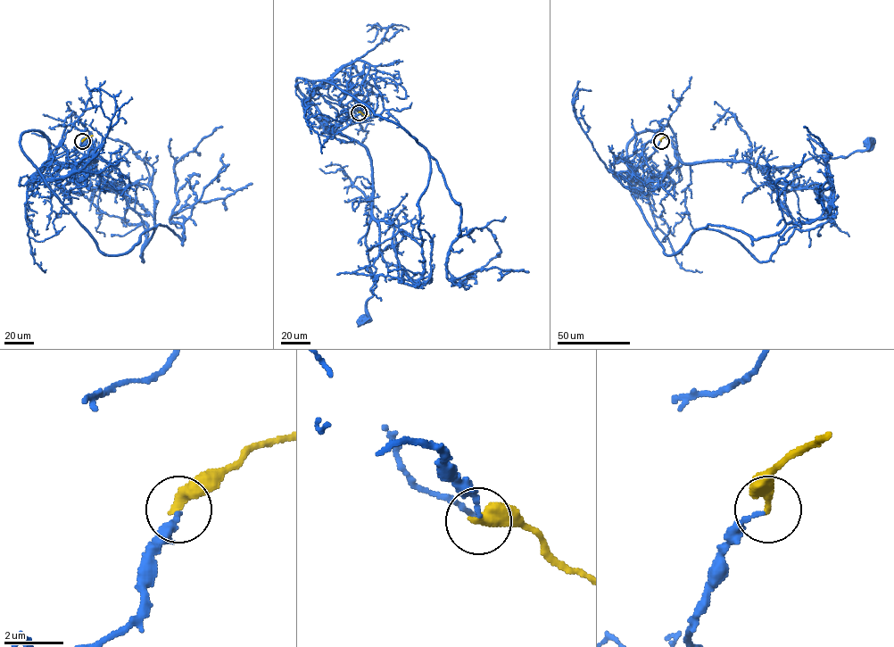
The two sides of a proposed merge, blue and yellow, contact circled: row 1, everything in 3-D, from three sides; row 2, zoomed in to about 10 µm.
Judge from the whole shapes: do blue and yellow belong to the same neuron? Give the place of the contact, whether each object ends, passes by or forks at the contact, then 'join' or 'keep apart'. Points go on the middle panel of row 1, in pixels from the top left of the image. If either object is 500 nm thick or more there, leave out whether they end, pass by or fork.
(359, 112) | blue ends | yellow ends | keep apart

